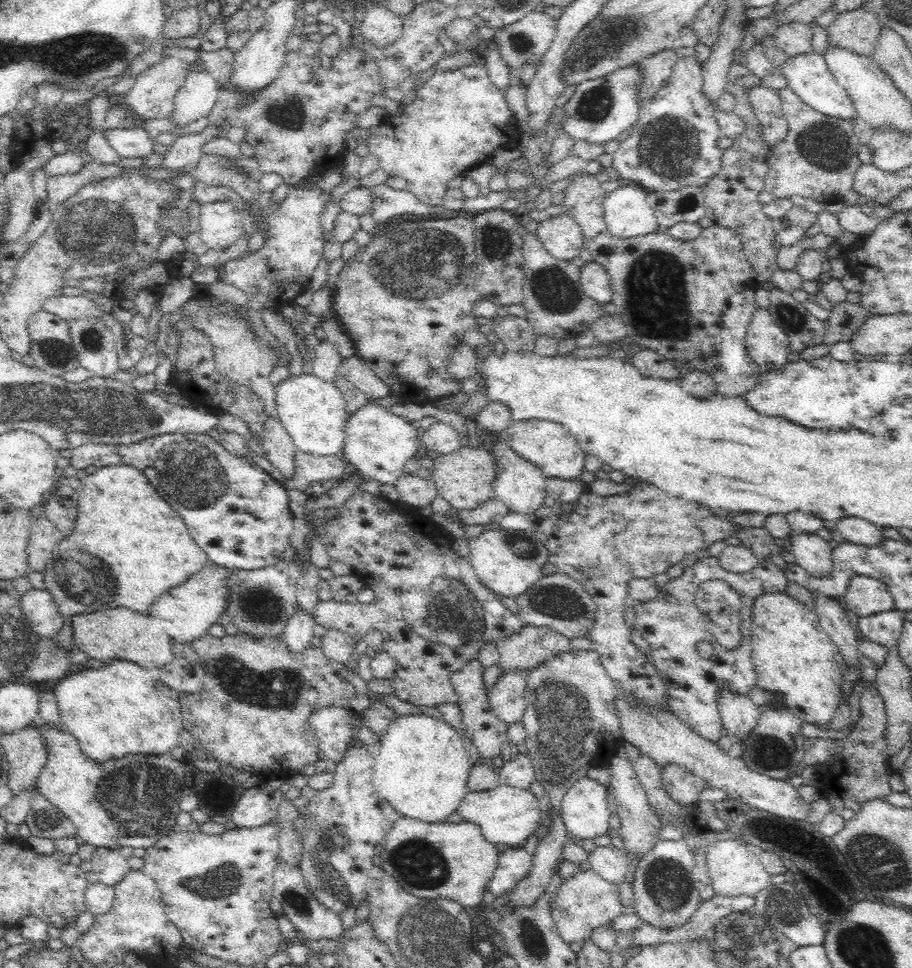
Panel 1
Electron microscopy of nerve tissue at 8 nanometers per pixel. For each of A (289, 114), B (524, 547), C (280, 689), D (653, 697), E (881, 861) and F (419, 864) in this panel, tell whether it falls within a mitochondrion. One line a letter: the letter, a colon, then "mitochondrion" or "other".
A: mitochondrion
B: mitochondrion
C: mitochondrion
D: mitochondrion
E: mitochondrion
F: mitochondrion

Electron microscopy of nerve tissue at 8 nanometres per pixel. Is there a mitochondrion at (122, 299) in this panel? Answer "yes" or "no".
no

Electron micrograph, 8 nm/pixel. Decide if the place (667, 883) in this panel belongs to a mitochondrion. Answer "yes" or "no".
yes

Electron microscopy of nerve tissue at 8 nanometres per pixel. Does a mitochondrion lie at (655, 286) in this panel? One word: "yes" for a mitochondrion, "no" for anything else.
yes

